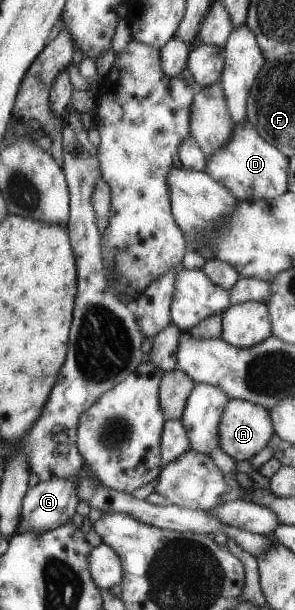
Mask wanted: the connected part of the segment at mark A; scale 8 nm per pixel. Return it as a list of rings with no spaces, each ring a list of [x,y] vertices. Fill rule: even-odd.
[[[239,399],[225,404],[219,418],[219,447],[235,463],[259,453],[273,434],[267,409]]]

